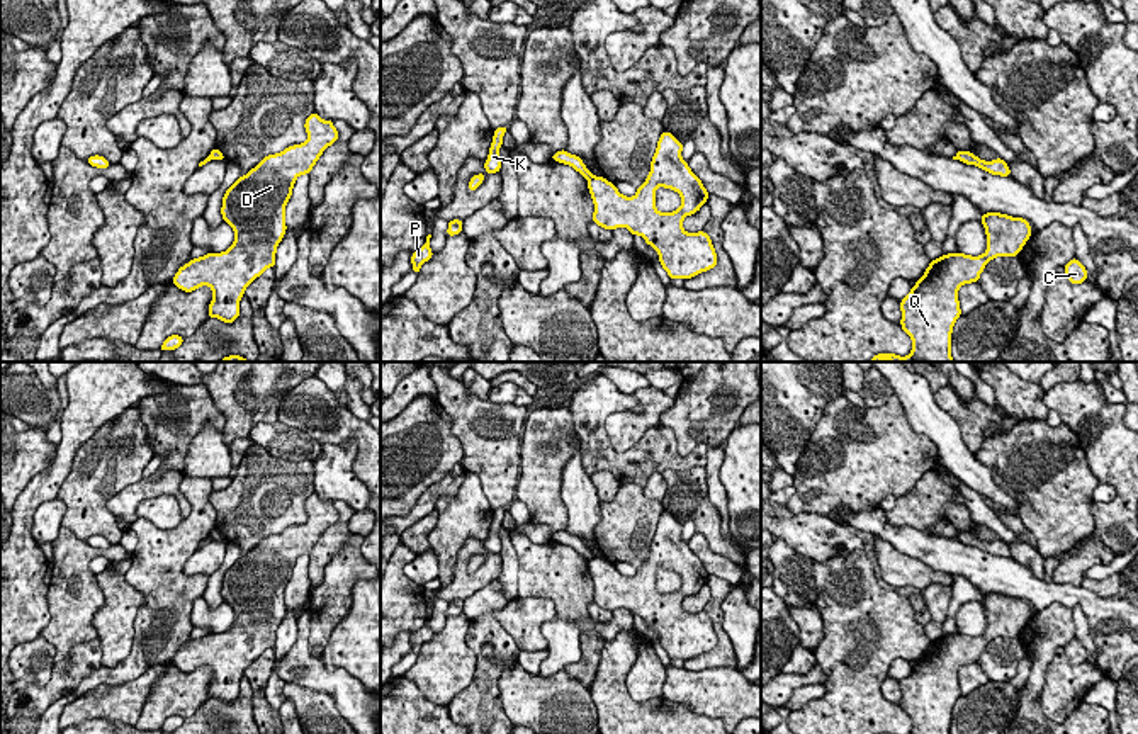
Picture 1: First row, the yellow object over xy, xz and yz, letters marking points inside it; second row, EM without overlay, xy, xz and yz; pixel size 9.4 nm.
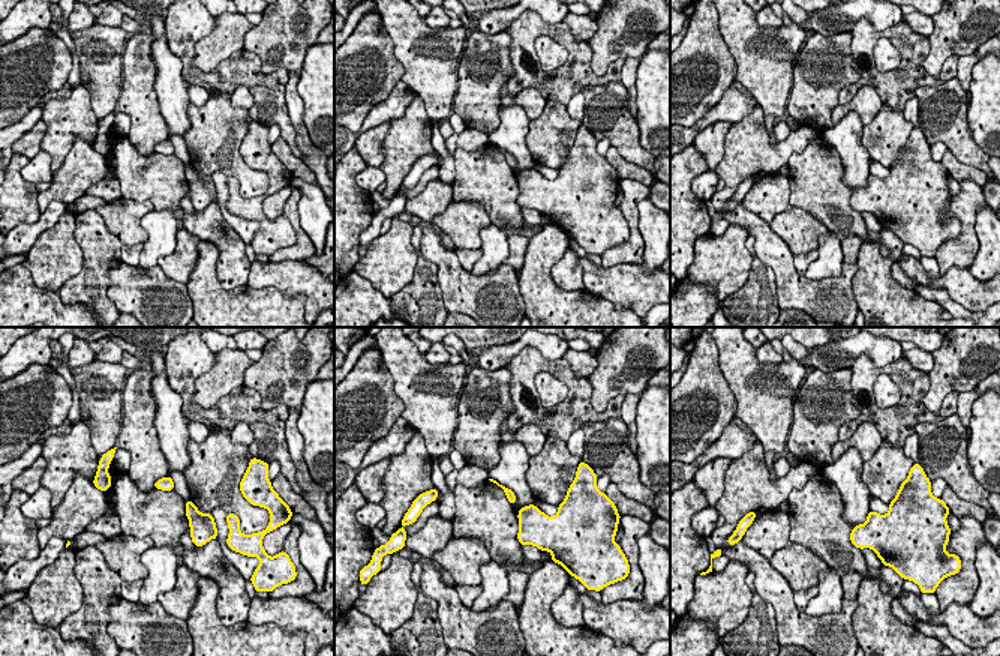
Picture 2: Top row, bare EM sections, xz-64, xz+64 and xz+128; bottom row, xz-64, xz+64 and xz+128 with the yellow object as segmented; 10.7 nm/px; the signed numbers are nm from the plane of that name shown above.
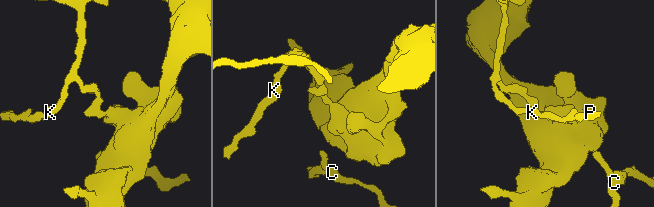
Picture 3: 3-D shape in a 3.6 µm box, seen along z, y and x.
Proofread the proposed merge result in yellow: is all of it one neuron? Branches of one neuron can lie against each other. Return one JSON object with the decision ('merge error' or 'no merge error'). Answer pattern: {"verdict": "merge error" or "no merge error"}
{"verdict": "merge error"}

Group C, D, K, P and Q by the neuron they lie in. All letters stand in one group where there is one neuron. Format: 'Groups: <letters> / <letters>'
Groups: C K P / D Q

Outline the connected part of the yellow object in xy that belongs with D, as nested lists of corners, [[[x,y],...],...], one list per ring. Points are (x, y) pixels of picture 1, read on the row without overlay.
[[[313,493],[306,503],[307,522],[287,527],[282,534],[265,537],[246,556],[239,557],[224,574],[221,595],[234,612],[234,624],[221,634],[206,634],[192,639],[178,649],[173,664],[183,673],[192,673],[202,666],[212,669],[209,697],[224,703],[233,703],[239,697],[239,681],[245,669],[267,649],[275,647],[277,627],[285,617],[285,586],[292,576],[299,556],[307,556],[323,532],[338,522],[338,511],[333,501],[321,500]]]

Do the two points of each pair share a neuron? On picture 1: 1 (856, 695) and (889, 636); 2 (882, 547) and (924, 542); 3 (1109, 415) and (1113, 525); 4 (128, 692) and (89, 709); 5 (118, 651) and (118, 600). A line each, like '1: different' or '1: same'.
1: same
2: different
3: same
4: same
5: same

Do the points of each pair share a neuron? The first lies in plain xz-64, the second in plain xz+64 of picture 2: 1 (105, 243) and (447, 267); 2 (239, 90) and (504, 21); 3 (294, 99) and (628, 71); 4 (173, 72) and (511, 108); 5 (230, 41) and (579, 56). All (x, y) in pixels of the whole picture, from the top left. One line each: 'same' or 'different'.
1: different
2: different
3: same
4: same
5: different

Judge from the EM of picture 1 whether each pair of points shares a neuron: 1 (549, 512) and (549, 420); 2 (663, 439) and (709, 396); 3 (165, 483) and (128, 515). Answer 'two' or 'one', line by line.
1: one
2: two
3: one

